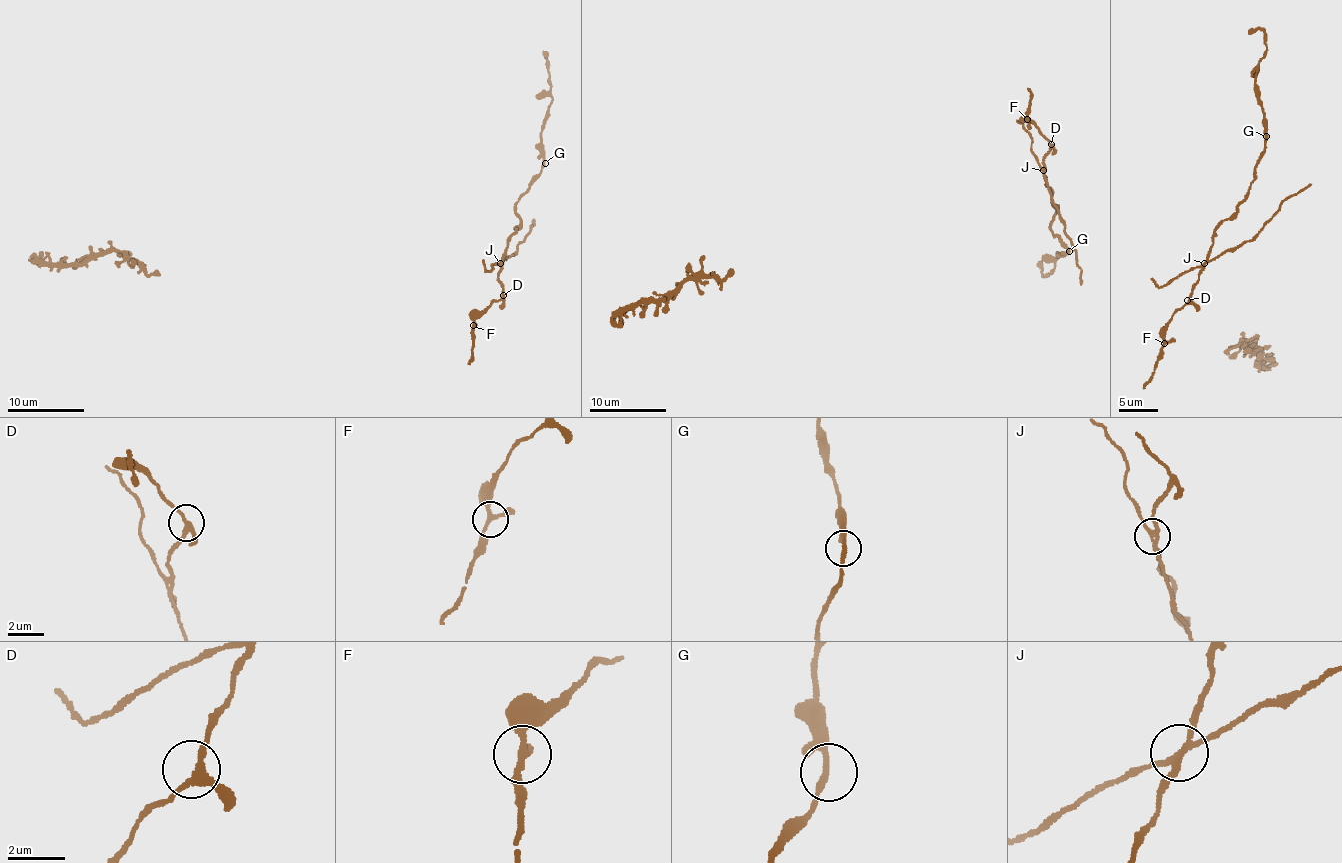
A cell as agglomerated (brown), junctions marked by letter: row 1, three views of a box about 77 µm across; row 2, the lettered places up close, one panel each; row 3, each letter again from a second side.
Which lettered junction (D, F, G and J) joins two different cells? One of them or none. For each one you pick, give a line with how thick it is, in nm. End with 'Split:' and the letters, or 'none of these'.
J: 190 nm
Split: J

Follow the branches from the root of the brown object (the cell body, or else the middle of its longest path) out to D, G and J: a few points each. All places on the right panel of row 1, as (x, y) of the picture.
D: (1163, 332), (1170, 318), (1187, 300)
G: (1163, 332), (1170, 318), (1189, 300), (1212, 245), (1213, 231), (1245, 197), (1266, 136)
J: (1163, 332), (1170, 318), (1189, 300), (1191, 289), (1205, 263)

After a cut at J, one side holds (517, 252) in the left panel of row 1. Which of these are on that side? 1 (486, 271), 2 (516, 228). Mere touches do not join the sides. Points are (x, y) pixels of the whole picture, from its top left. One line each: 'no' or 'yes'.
1: yes
2: no

